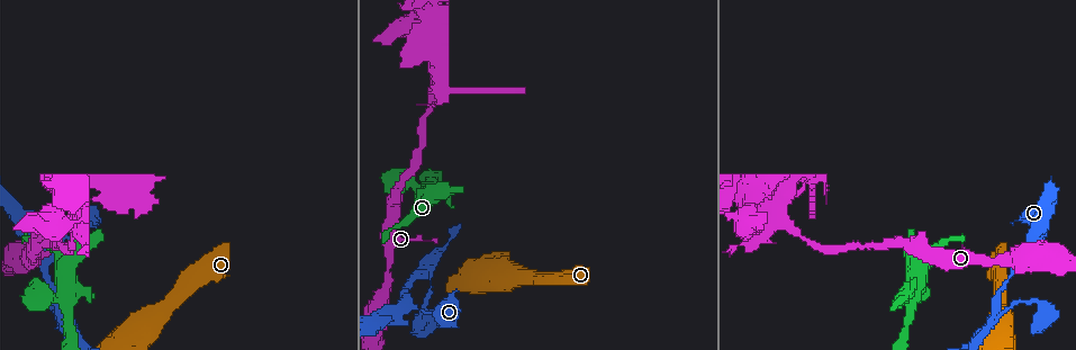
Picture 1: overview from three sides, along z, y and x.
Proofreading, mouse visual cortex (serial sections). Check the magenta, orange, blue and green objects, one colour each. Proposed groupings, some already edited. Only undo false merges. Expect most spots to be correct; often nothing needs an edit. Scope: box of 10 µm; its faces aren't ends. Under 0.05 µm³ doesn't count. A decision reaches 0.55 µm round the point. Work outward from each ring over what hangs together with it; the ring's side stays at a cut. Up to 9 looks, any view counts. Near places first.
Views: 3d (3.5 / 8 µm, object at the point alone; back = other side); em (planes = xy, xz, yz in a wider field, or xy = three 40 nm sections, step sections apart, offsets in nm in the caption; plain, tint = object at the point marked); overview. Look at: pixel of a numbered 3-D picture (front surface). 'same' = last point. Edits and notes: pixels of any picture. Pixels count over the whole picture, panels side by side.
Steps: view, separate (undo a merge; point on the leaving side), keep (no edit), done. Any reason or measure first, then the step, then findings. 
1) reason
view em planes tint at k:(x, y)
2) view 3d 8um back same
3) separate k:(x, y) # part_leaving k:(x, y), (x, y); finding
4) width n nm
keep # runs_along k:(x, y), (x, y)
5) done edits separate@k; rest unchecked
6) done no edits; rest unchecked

sudden change in width
view 3d 3.5um at 1:(915, 295)

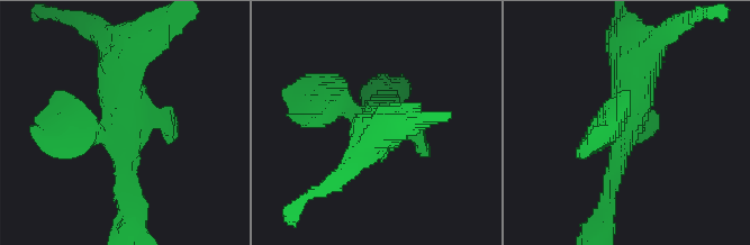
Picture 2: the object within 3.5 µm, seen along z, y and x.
shape alone is not enough
view em xy step 1 tint at 2:(126, 129)

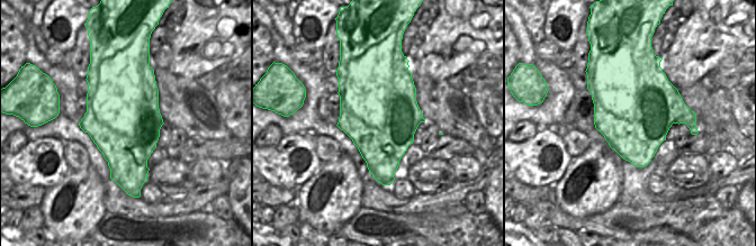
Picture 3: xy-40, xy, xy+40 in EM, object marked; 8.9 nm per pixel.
view em planes tint same

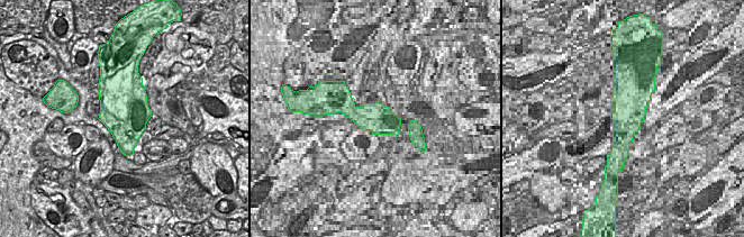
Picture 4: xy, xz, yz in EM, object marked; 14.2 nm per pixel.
width 700 nm
keep # runs_along 2:(119, 55), (126, 127), (57, 138); continuous, no second cell

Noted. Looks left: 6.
three arms meet
view 3d 3.5um back at 1:(516, 276)

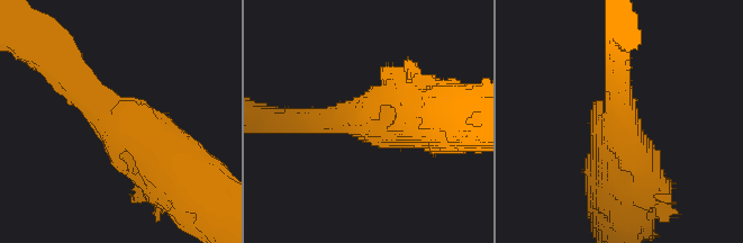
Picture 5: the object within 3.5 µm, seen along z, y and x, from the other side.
need the tissue
view em xy step 3 tint at 5:(618, 122)

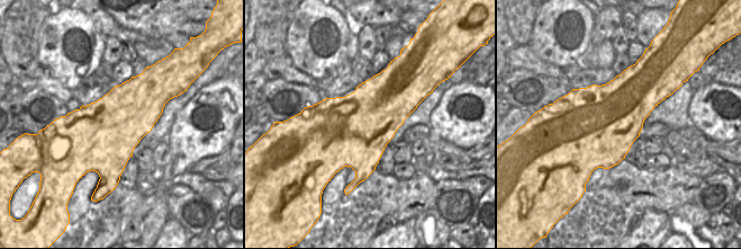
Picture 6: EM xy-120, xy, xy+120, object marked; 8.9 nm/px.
arms 3
keep # runs_along 5:(71, 83), (196, 173); continuous, no second cell

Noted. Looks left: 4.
view 3d 3.5um at 1:(410, 305)

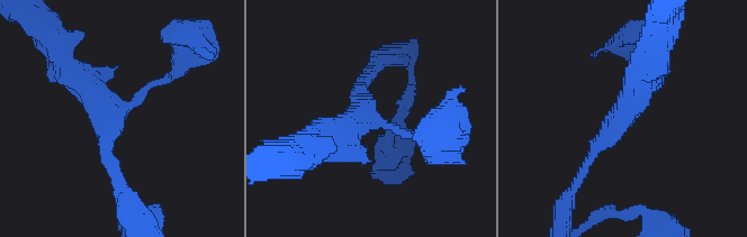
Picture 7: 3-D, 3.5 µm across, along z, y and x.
arms 3; arm_widths 150, 200, 400 nm
view em xy step 3 plain at 7:(120, 111)

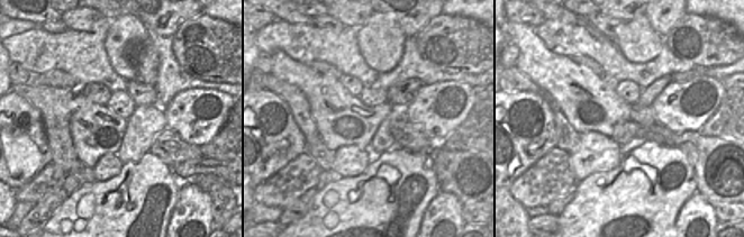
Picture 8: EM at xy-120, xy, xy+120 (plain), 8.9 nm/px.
with the object marked
view em xy step 3 tint same

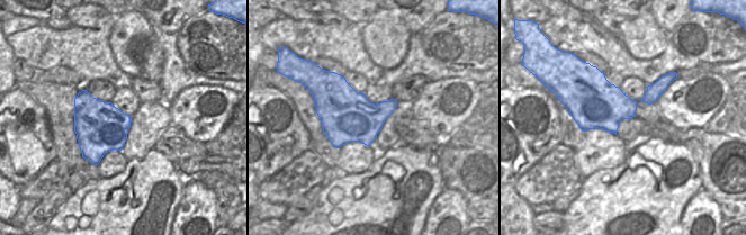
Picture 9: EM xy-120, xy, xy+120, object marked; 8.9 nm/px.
keep # runs_along 7:(655, 74), (637, 84), (585, 166); all the same cell

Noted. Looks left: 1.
done no edits; rest unchecked

